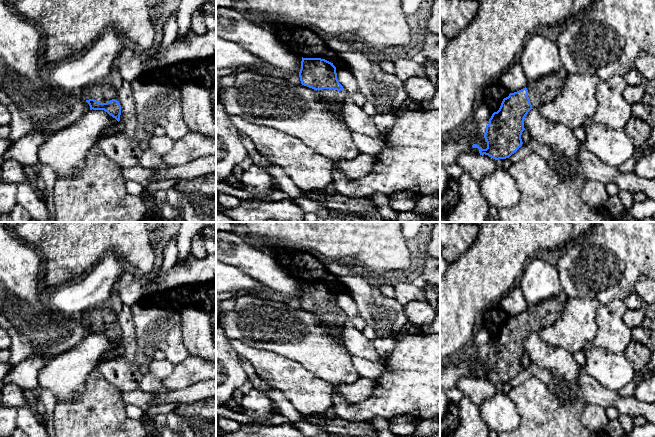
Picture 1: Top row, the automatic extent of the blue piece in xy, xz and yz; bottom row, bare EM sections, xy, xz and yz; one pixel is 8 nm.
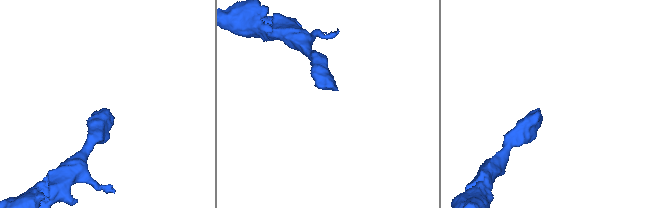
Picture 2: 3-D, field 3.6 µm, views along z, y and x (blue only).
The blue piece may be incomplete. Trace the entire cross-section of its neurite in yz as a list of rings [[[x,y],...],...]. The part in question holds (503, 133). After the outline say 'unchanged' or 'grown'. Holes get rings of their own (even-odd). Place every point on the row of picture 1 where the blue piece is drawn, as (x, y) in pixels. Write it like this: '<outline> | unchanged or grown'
[[[563,70],[538,78],[535,81],[529,81],[525,88],[510,93],[508,97],[503,99],[499,110],[492,114],[489,124],[486,125],[484,138],[487,142],[487,148],[481,149],[477,144],[473,144],[472,147],[478,148],[480,155],[485,154],[495,160],[509,158],[523,144],[521,135],[525,130],[524,119],[528,112],[532,108],[548,103],[557,97],[563,87],[565,74]]] | grown

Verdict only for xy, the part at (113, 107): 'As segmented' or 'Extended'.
Extended

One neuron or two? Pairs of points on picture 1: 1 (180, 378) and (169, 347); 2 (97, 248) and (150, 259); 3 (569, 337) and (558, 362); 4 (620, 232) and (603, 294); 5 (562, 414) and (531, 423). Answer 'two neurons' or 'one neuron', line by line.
1: two neurons
2: one neuron
3: two neurons
4: one neuron
5: one neuron

